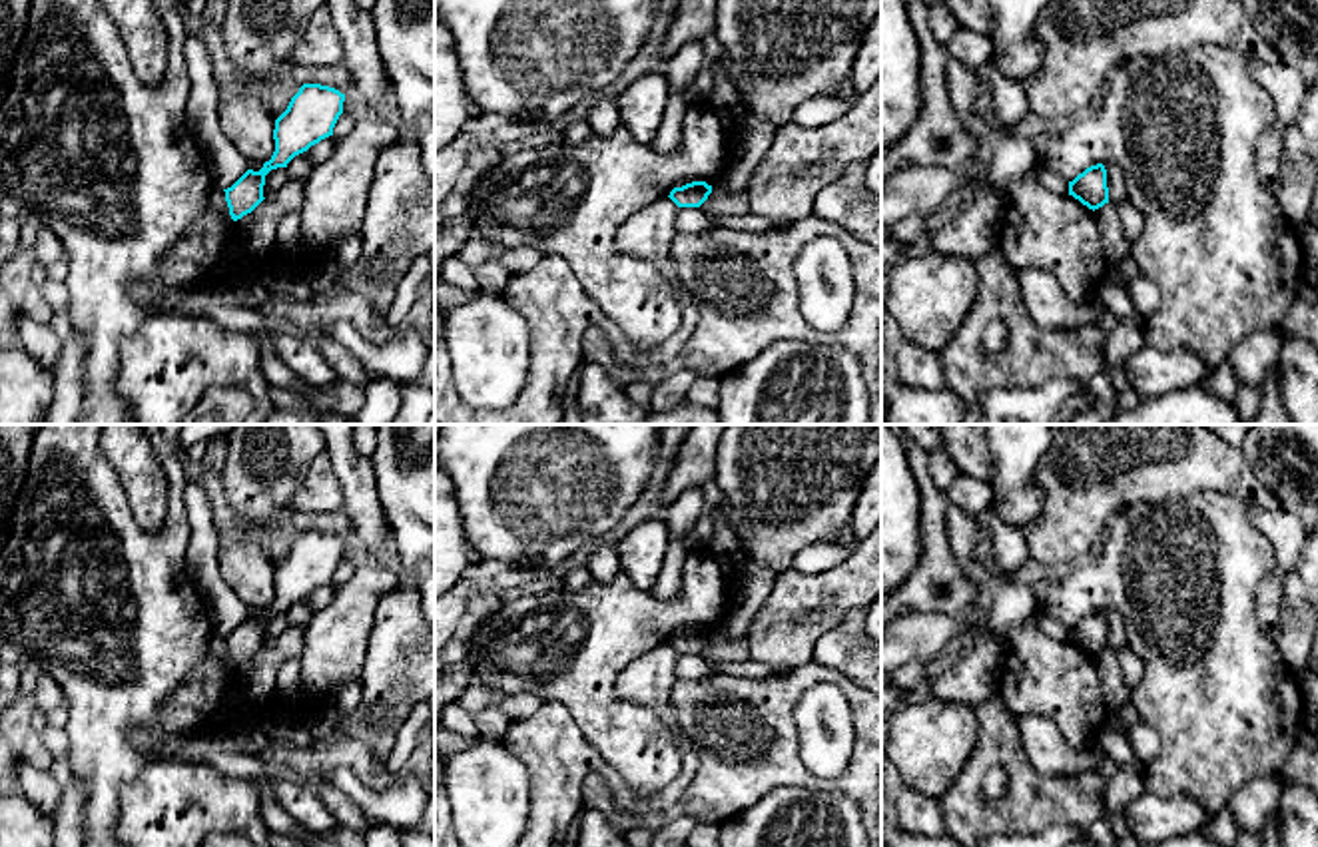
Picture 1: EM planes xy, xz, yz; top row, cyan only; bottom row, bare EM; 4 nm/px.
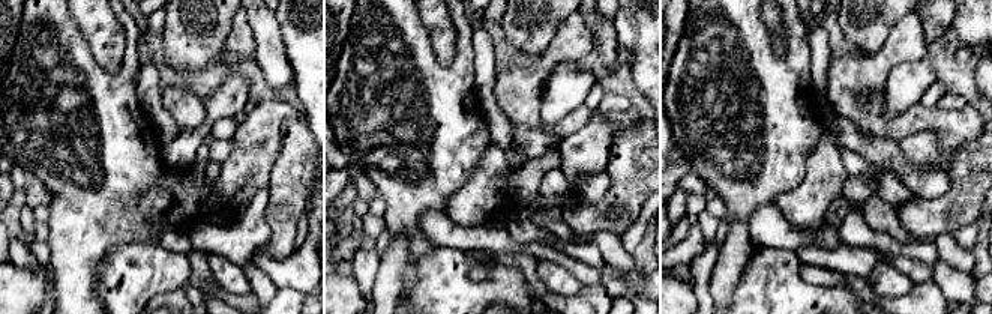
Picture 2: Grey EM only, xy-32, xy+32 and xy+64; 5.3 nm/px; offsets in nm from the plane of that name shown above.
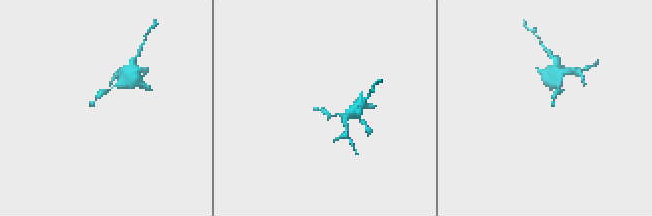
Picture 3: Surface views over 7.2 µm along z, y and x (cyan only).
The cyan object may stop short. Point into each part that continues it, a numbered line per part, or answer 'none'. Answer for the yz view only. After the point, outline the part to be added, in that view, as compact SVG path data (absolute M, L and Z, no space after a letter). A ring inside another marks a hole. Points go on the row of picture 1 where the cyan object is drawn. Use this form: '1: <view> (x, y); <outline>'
none

